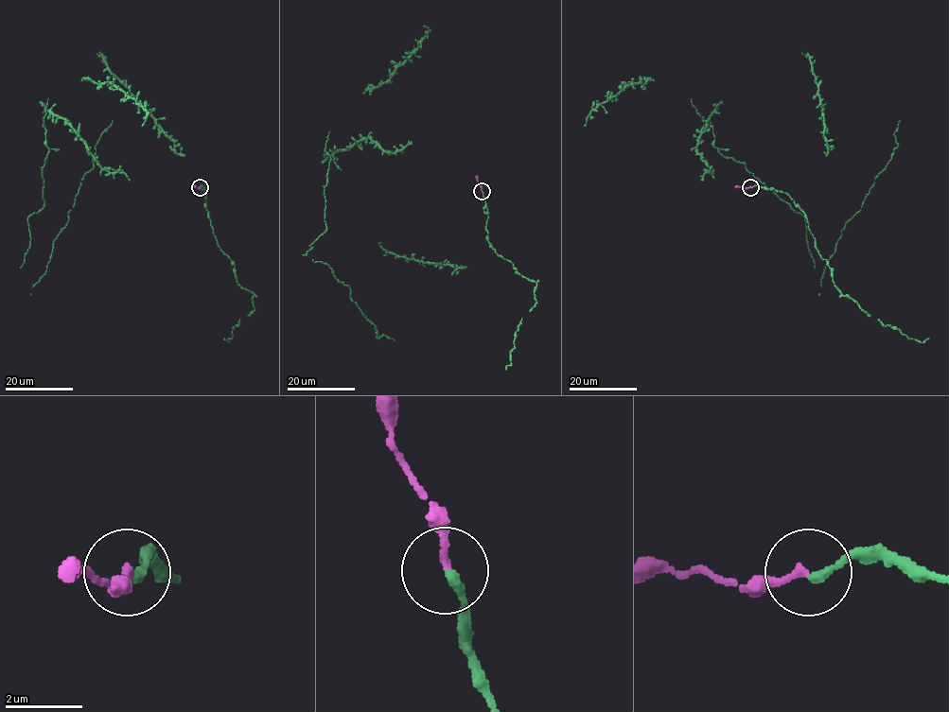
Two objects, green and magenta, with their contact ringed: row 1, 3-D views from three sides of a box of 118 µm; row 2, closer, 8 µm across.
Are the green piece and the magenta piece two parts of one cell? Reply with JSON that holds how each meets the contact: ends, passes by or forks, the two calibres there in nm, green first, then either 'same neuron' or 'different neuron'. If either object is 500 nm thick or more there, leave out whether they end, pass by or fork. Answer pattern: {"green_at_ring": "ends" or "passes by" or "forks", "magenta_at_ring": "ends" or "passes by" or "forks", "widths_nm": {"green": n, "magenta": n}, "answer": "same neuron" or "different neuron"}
{"green_at_ring": "ends", "magenta_at_ring": "ends", "widths_nm": {"green": 220, "magenta": 190}, "answer": "same neuron"}

